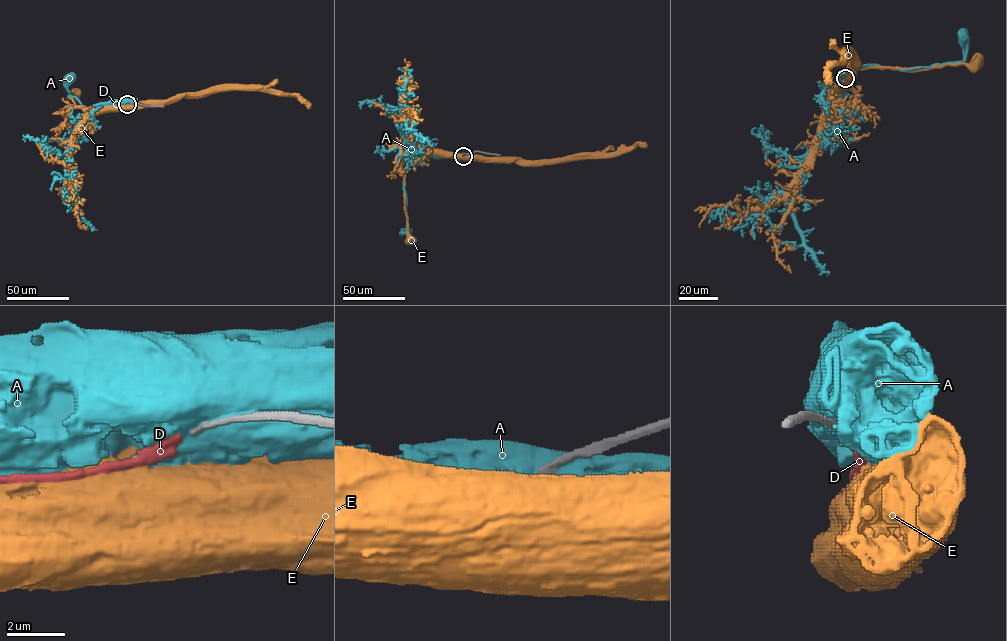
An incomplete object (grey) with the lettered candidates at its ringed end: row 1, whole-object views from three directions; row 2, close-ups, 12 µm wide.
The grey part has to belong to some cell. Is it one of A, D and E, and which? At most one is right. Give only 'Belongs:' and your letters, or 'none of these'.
Belongs: none of these

